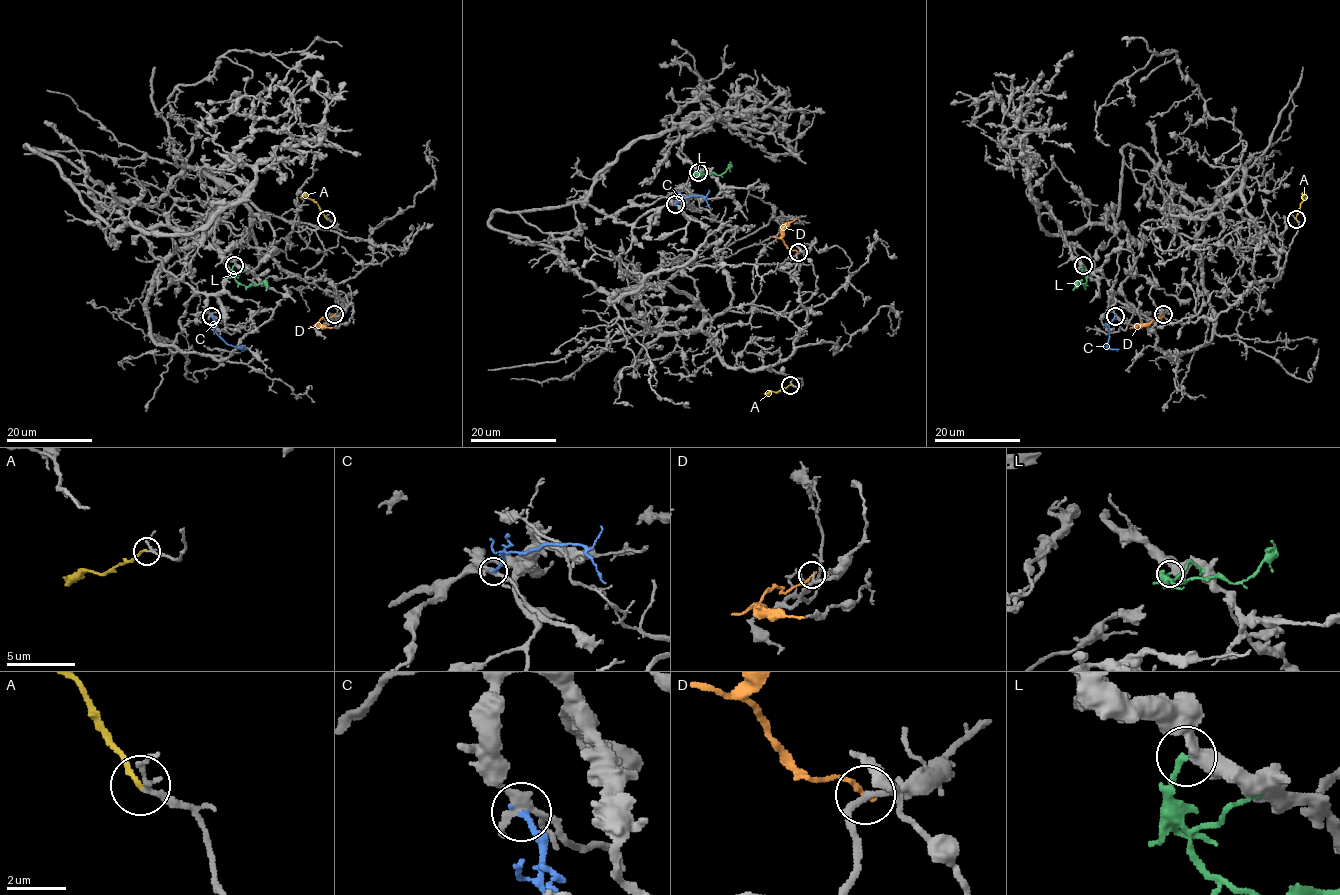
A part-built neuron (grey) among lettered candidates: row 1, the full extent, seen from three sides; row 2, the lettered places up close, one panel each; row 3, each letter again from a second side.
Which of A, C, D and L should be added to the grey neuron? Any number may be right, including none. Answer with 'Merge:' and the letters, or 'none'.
Merge: A

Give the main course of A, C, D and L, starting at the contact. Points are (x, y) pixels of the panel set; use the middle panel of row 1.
A: (790, 385), (764, 396)
C: (675, 204), (678, 198), (703, 196), (710, 208)
D: (799, 252), (790, 250), (781, 238), (781, 232), (796, 219)
L: (698, 172), (700, 176), (721, 174), (731, 165), (730, 161)

